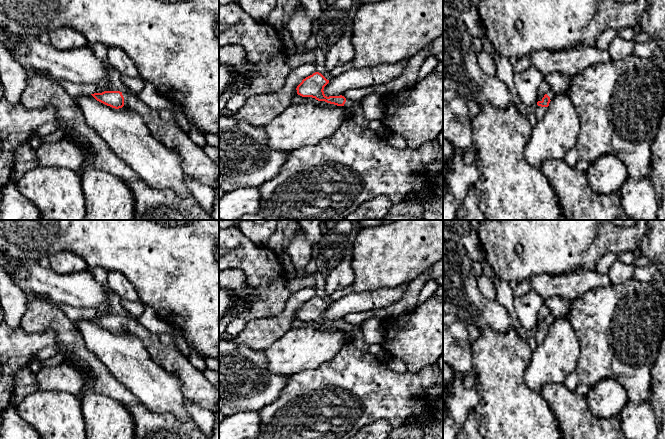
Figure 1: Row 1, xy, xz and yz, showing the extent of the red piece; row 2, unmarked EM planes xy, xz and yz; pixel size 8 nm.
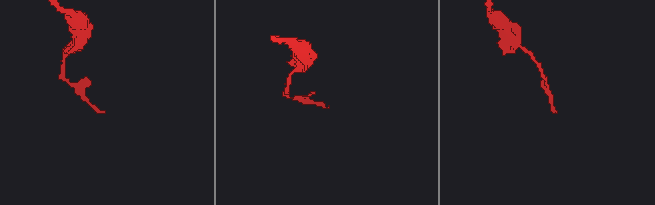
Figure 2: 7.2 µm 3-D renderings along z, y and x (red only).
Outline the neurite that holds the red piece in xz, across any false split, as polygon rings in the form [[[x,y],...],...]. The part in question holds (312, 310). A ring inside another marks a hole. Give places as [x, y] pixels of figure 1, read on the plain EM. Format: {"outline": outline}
{"outline": [[[315,296],[312,299],[306,301],[297,310],[297,318],[302,321],[312,321],[318,325],[325,325],[337,330],[344,330],[353,334],[353,344],[363,351],[368,351],[369,344],[364,340],[363,331],[359,325],[352,325],[346,323],[344,320],[329,320],[324,318],[324,311],[329,307],[321,297]]]}

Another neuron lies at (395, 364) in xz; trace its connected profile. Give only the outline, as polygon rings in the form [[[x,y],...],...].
[[[388,358],[387,366],[397,373],[408,372],[406,363],[398,358]]]

